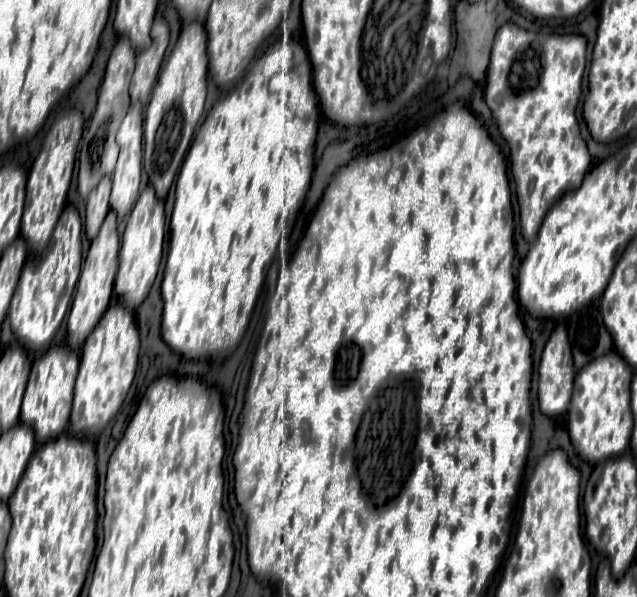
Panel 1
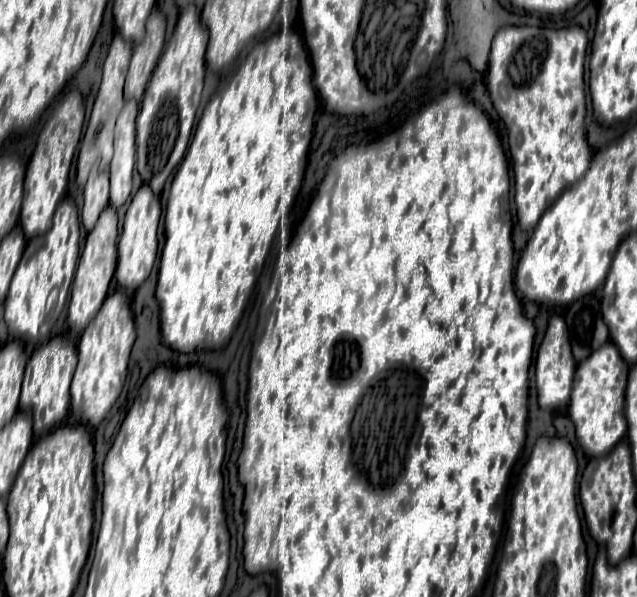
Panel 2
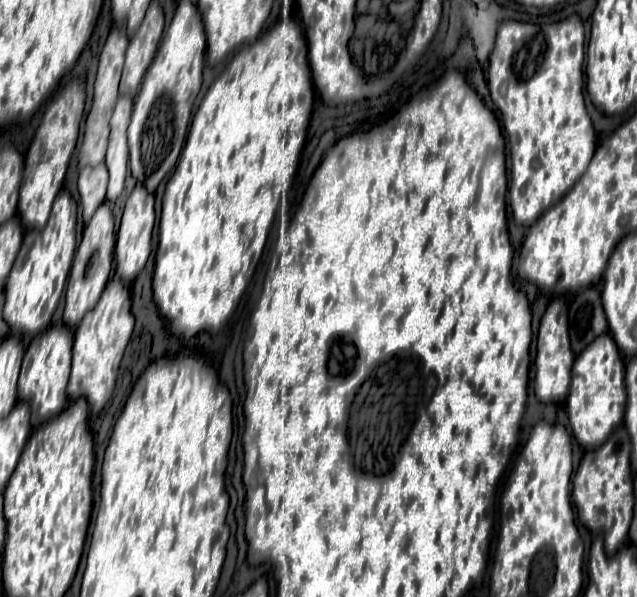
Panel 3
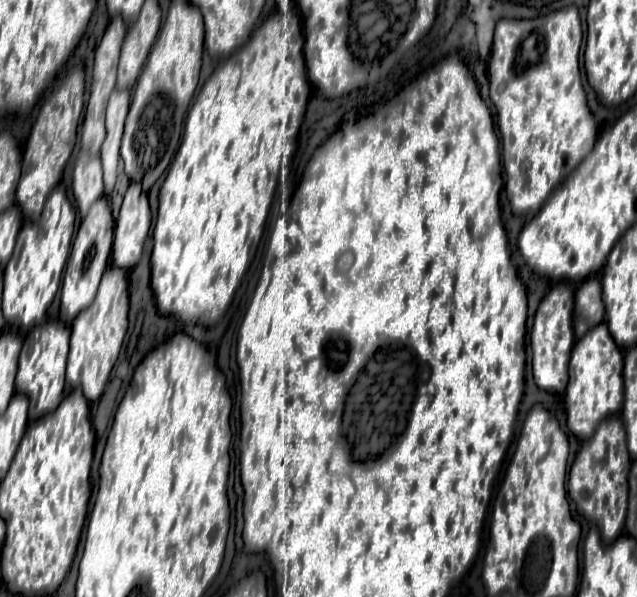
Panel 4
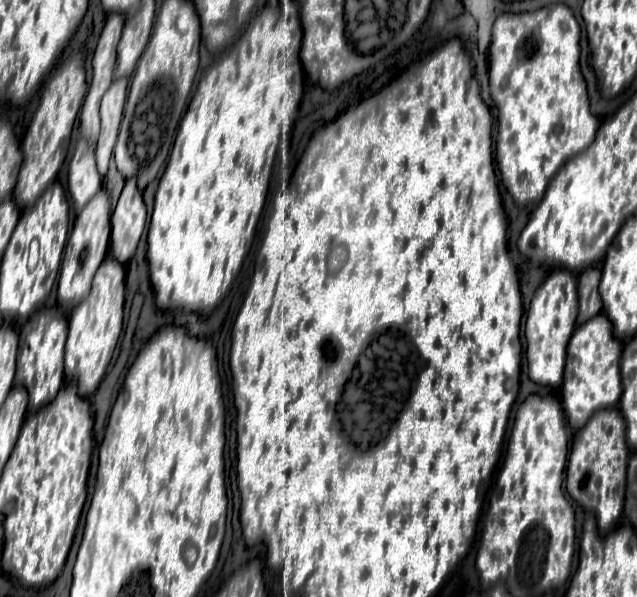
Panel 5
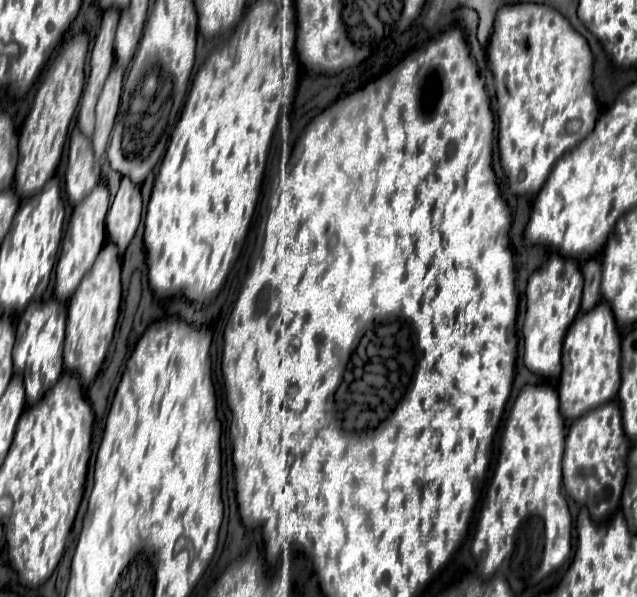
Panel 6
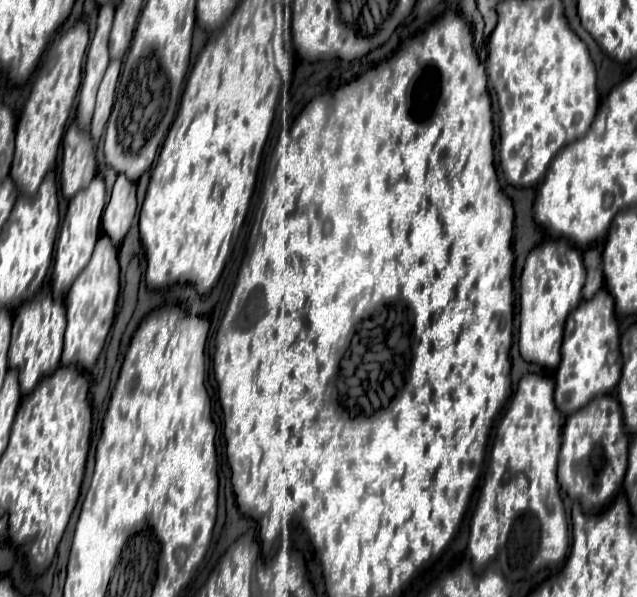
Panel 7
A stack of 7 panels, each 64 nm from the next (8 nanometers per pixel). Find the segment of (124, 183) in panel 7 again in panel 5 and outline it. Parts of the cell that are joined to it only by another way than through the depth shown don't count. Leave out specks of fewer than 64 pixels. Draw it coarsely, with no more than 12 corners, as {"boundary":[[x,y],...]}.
{"boundary":[[126,180],[110,224],[110,252],[132,258],[146,224],[136,180]]}

